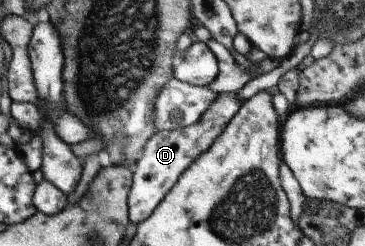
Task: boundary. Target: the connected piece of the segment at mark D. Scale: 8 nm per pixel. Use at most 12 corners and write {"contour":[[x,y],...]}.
{"contour":[[218,93],[194,124],[155,131],[132,171],[129,221],[149,217],[242,103]]}

